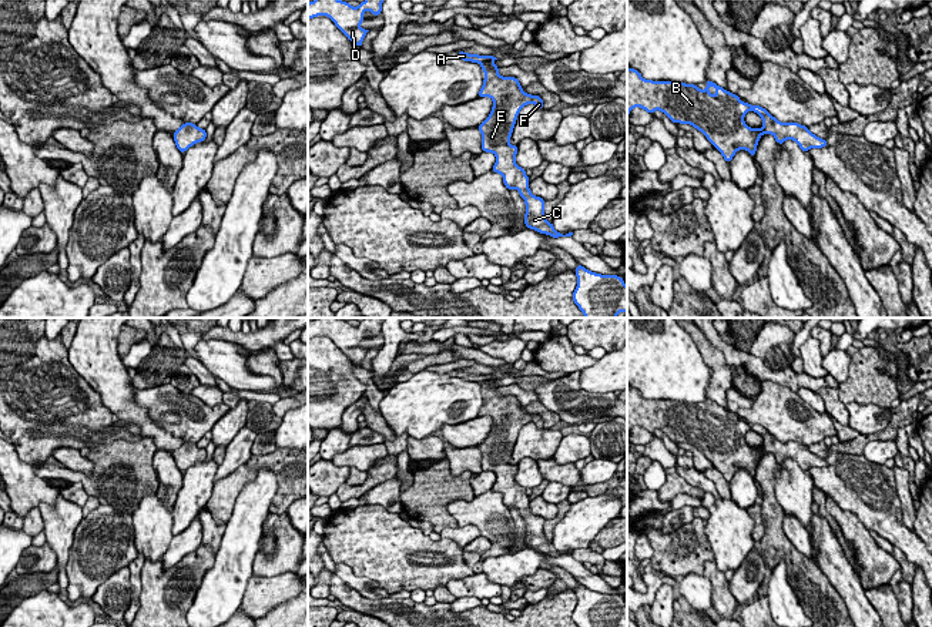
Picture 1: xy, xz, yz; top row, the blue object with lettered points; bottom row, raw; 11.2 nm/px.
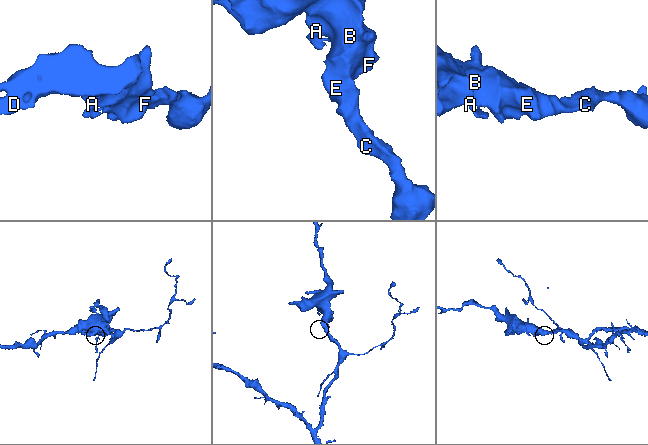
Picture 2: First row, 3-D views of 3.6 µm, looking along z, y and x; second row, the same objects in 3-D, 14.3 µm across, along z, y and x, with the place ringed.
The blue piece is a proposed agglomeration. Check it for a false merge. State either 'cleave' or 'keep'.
keep

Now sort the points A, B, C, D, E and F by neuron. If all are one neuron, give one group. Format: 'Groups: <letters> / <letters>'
Groups: A B C D E F

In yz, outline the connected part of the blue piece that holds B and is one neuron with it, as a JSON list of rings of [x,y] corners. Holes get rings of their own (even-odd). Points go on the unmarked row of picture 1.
[[[628,386],[627,435],[634,426],[650,433],[660,429],[673,442],[690,443],[701,450],[727,482],[738,469],[747,469],[755,476],[758,460],[767,452],[781,465],[785,459],[795,460],[805,472],[828,465],[805,445],[781,442],[765,428],[741,420],[714,400],[707,399],[705,406],[700,409],[695,403],[644,399],[640,390]],[[750,429],[762,437],[761,447],[745,443],[744,436]]]

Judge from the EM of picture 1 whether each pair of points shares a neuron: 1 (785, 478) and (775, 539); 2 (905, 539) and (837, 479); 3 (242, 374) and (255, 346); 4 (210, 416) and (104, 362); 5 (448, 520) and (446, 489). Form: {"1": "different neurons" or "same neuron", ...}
{"1": "different neurons", "2": "same neuron", "3": "different neurons", "4": "different neurons", "5": "same neuron"}

